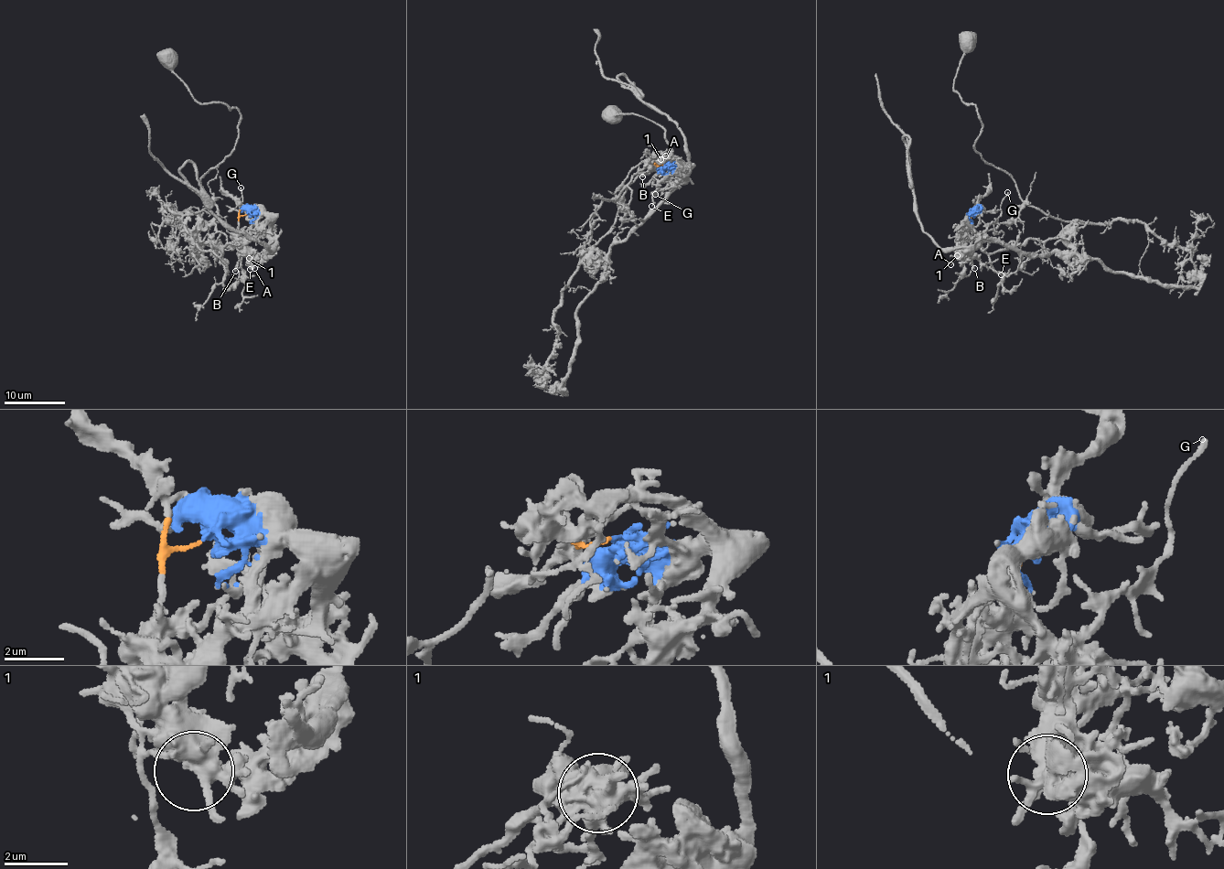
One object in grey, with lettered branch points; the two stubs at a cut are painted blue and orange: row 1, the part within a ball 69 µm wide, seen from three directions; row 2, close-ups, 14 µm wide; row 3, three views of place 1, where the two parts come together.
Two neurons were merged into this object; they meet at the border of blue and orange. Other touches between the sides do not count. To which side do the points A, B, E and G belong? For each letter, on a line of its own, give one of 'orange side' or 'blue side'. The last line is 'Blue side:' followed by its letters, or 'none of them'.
A: blue side
B: blue side
E: blue side
G: blue side
Blue side: A, B, E, G

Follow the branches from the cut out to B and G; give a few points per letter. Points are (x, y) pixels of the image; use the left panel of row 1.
B: (247, 214), (252, 213), (255, 224), (239, 248), (235, 271)
G: (247, 214), (252, 210), (258, 215), (257, 219), (242, 208), (241, 187)

